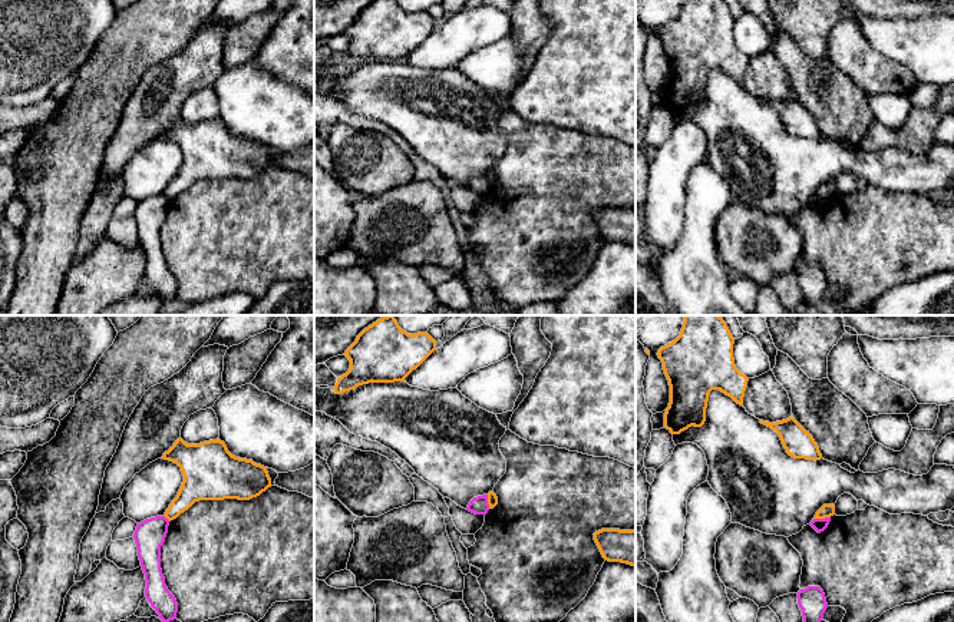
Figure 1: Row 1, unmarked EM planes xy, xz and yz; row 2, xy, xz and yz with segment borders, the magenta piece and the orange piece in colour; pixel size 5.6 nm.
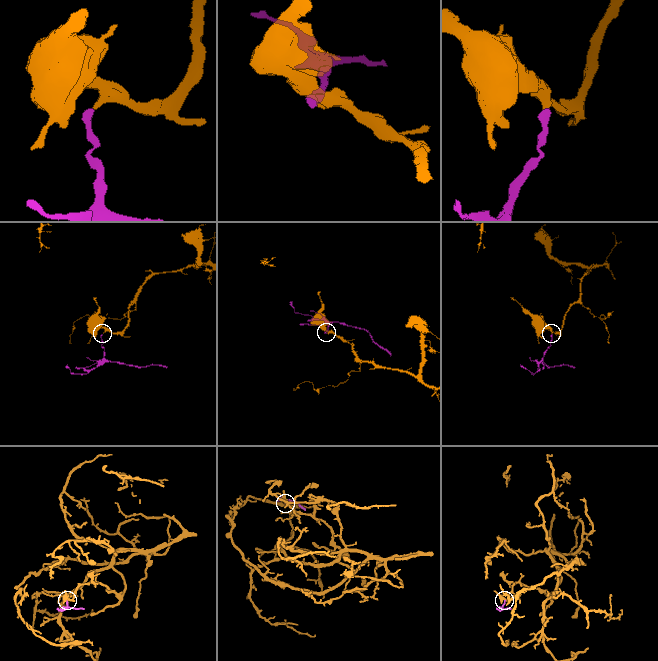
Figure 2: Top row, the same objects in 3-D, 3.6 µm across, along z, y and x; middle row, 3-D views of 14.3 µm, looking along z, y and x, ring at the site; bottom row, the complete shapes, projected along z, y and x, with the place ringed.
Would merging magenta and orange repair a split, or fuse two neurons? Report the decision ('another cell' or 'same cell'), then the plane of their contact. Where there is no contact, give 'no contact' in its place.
another cell; contact in yz

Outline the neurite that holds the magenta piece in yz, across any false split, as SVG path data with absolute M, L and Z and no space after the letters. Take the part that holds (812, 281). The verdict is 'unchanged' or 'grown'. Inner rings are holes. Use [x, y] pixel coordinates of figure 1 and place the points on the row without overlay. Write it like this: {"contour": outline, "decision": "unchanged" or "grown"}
{"contour": "M808 265L798 271L798 284L802 290L803 301L795 311L799 315L805 315L809 305L815 305L823 298L828 282L823 269L819 265Z", "decision": "unchanged"}

